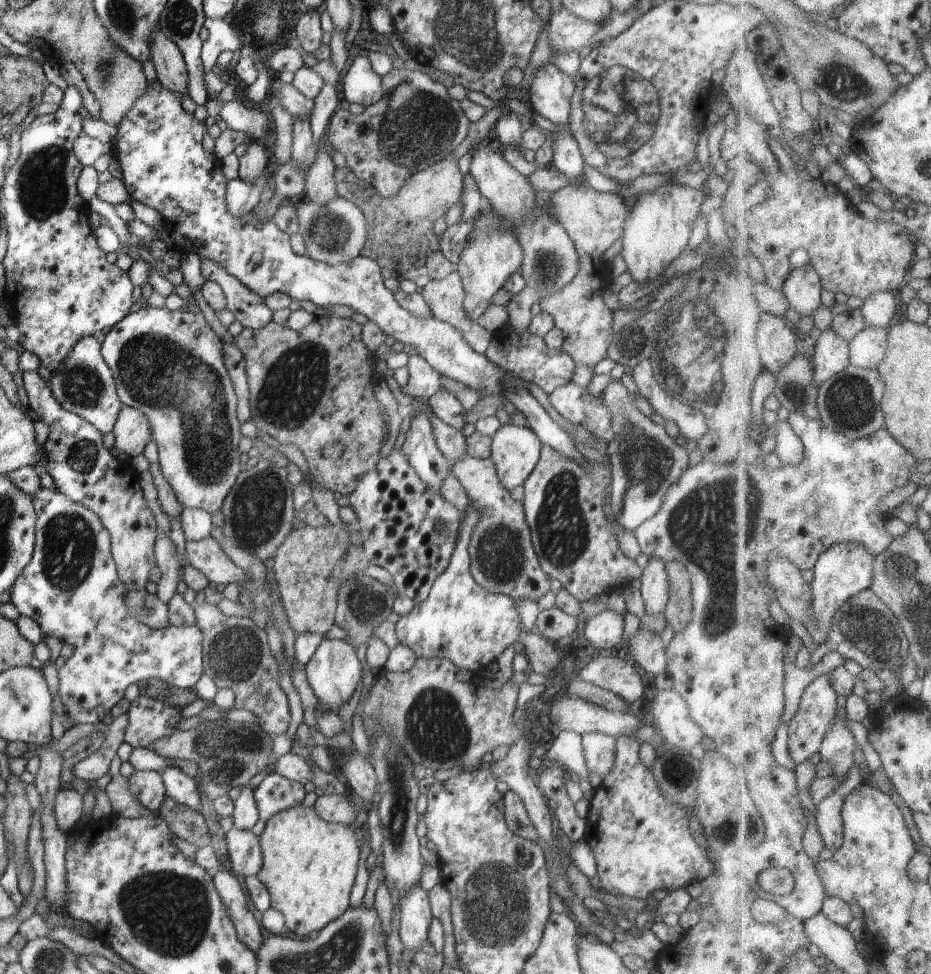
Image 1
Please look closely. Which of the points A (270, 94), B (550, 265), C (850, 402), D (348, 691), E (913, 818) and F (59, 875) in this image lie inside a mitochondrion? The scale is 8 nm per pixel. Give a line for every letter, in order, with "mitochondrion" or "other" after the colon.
A: other
B: mitochondrion
C: mitochondrion
D: other
E: other
F: other

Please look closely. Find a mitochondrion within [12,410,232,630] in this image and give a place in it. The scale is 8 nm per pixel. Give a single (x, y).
(69, 542)

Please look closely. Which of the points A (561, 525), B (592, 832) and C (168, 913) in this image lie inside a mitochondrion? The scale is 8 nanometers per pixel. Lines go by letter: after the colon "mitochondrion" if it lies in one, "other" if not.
A: mitochondrion
B: other
C: mitochondrion

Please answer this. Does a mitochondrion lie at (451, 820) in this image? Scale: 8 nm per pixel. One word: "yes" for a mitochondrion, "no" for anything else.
no

